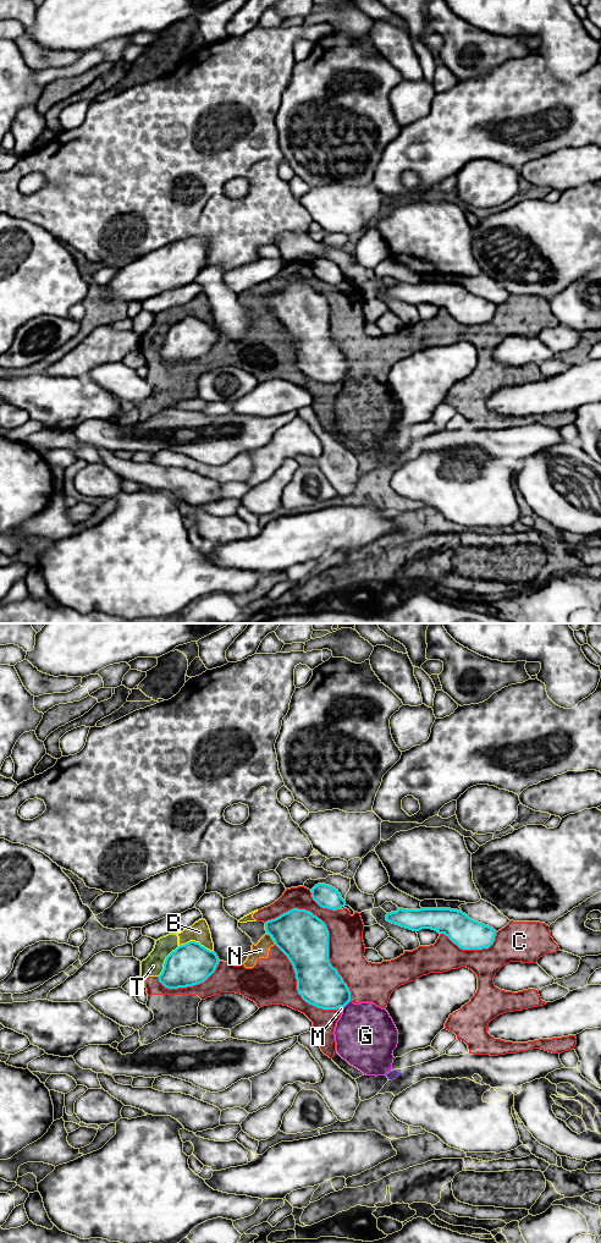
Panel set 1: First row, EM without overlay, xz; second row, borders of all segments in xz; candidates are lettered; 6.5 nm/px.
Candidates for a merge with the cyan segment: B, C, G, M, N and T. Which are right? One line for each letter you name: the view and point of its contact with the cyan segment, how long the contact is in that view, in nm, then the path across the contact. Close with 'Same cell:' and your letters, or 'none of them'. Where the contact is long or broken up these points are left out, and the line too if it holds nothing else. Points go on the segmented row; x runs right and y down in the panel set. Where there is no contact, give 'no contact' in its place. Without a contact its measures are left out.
Same cell: none of them

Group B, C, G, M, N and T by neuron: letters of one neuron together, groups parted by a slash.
B C G M N T

